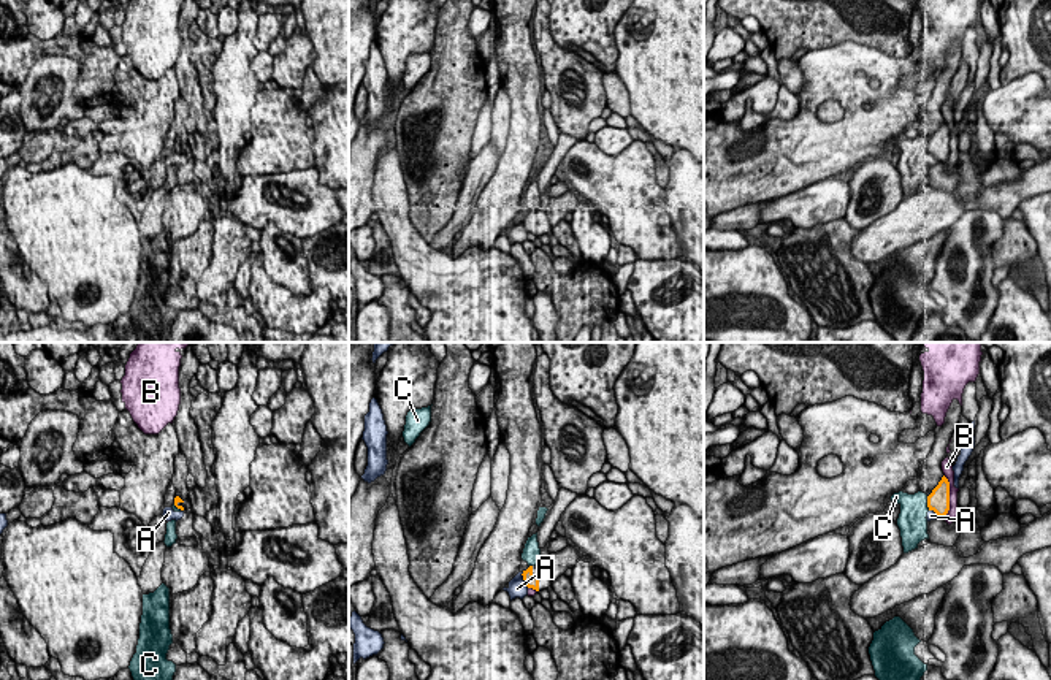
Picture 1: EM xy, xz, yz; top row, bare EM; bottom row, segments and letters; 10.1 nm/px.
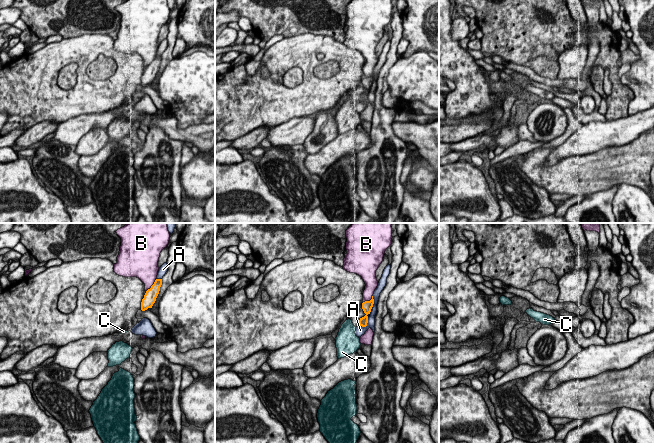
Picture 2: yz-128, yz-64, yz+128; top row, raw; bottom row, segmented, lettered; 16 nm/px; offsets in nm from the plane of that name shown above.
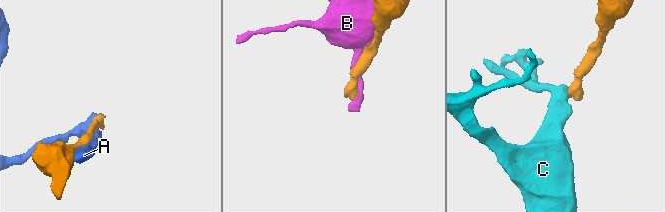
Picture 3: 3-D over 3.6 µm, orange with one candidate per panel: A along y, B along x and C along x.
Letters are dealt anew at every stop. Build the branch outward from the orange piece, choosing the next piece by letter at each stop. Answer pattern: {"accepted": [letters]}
{"accepted": []}

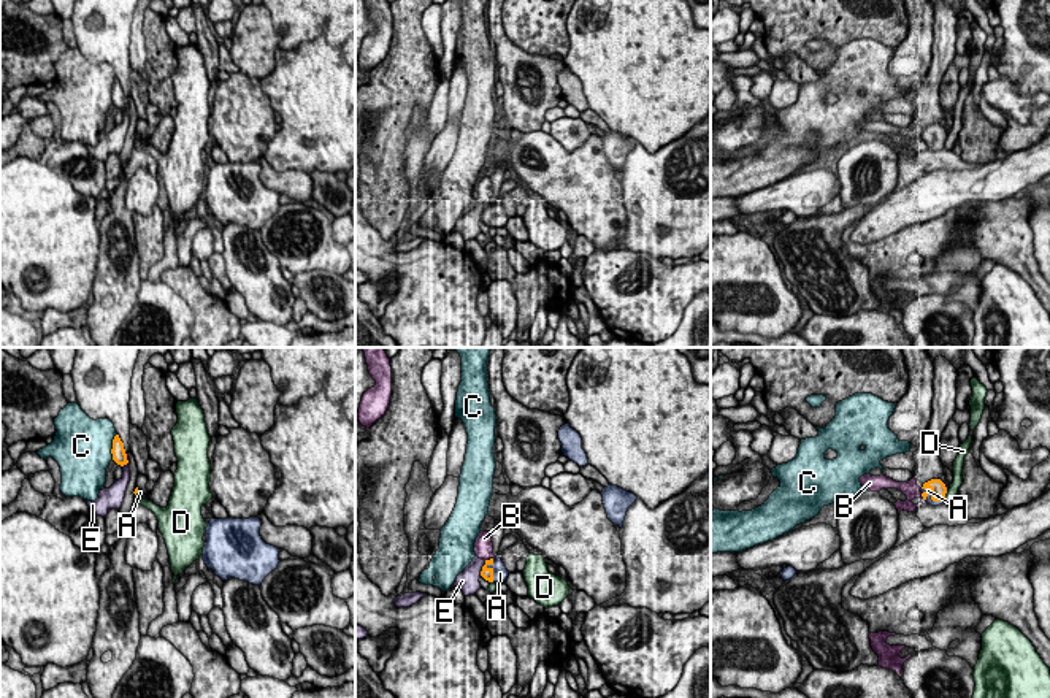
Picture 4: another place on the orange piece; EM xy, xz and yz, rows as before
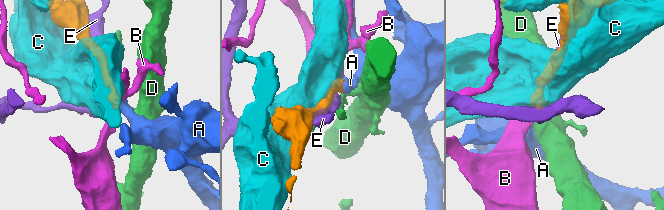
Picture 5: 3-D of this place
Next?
{"accepted": ["A"]}

